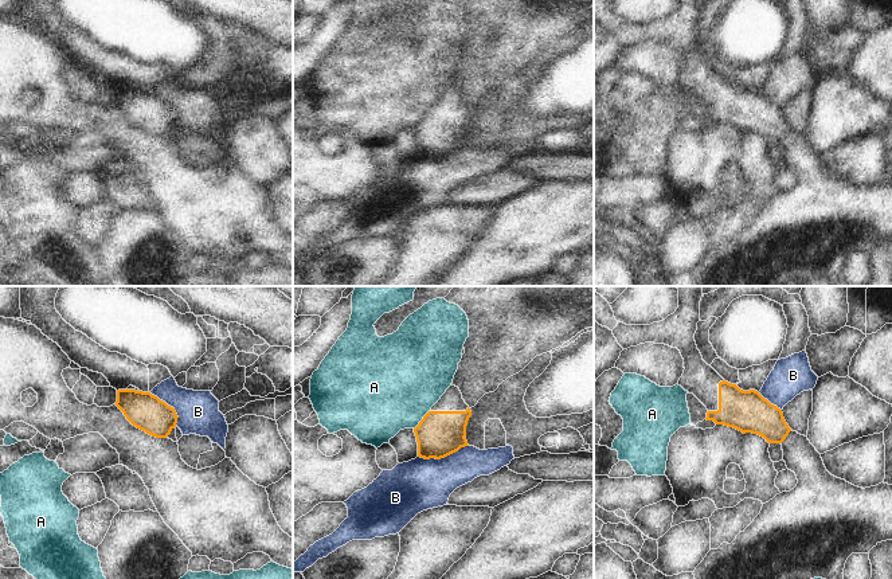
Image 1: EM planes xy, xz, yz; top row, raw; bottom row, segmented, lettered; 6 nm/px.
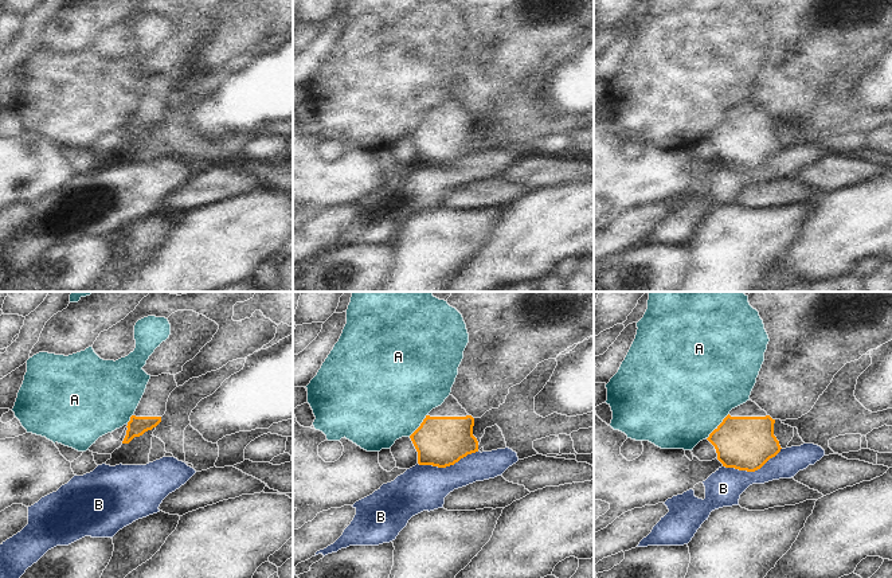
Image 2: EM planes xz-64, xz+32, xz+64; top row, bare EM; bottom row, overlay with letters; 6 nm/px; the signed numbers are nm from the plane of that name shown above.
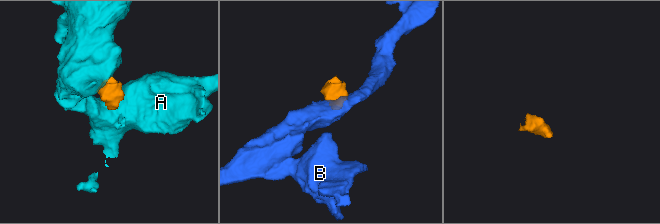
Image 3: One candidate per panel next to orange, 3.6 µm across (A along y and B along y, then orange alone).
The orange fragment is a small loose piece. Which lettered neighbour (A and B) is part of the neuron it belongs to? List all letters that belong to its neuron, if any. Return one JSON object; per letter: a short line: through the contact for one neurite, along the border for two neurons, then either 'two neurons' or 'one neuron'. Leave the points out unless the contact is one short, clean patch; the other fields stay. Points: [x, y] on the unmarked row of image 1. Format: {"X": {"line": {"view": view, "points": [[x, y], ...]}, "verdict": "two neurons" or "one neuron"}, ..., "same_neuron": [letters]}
{"A": {"line": {"view": "xz", "points": [[430, 109], [414, 128]]}, "verdict": "two neurons"}, "B": {"line": {"view": "xz", "points": [[468, 144], [439, 157], [418, 156]]}, "verdict": "two neurons"}, "same_neuron": []}

